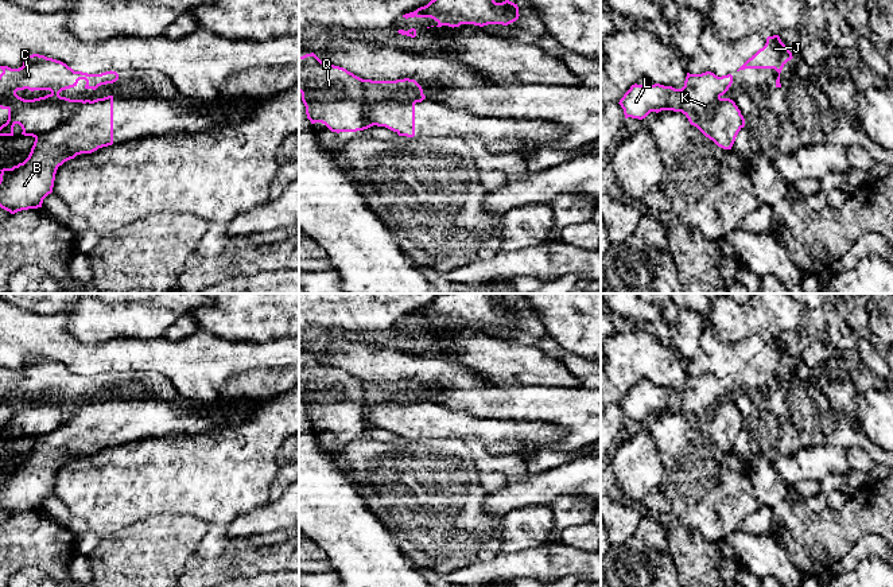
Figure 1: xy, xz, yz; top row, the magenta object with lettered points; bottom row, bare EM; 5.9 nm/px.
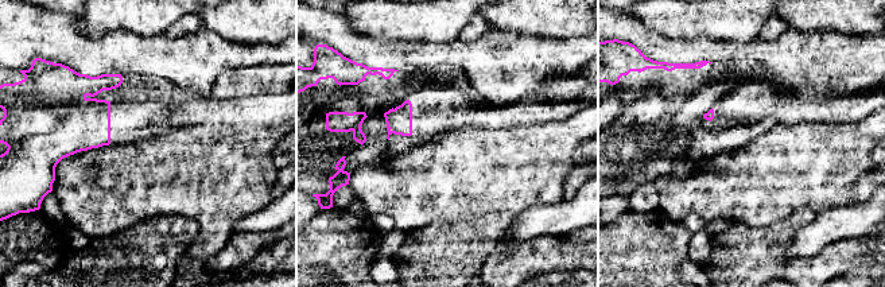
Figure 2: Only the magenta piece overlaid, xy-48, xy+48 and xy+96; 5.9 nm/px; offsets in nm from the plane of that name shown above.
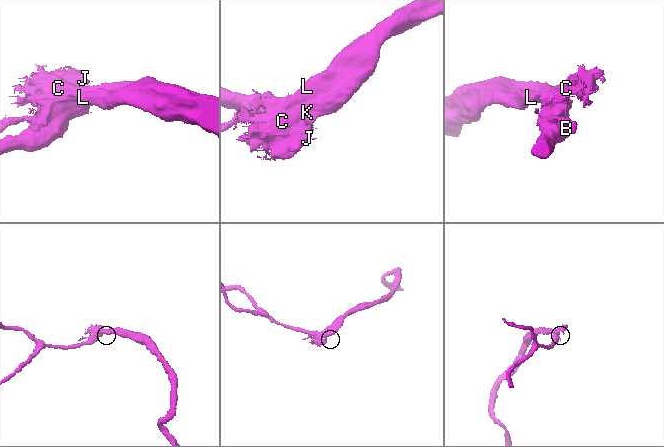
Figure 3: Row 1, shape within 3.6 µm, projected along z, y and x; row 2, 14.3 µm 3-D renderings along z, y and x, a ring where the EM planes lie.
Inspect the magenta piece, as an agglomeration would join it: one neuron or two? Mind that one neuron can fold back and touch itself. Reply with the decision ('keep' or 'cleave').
cleave

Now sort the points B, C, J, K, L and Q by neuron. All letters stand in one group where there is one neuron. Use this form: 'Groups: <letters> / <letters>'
Groups: B / C J K L Q

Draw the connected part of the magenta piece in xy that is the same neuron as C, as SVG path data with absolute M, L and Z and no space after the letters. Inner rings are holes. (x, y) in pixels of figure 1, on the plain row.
M32 355L24 359L23 368L11 370L0 368L0 409L8 412L8 421L0 428L0 438L13 438L13 428L19 425L22 436L39 439L62 427L75 417L90 401L70 401L61 399L62 392L77 388L85 381L85 390L96 392L101 386L113 385L119 381L116 373L88 376L74 373L66 365ZM18 392L50 392L51 394L24 401L16 396Z

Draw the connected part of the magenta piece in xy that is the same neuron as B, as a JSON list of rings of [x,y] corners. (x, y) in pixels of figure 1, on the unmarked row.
[[[97,401],[85,405],[81,412],[57,431],[36,439],[28,459],[12,470],[0,471],[0,509],[15,516],[42,509],[43,501],[53,494],[59,467],[81,455],[92,455],[97,448],[86,444],[94,439],[97,425]]]

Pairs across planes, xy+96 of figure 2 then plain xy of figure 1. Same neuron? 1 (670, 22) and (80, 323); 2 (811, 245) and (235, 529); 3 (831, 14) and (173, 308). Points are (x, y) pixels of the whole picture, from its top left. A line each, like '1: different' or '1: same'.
1: same
2: same
3: different

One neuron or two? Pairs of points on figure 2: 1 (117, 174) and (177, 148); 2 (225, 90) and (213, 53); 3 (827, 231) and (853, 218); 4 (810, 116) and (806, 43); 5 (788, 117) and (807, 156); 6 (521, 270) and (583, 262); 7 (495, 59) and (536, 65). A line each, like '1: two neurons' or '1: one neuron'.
1: one neuron
2: two neurons
3: one neuron
4: two neurons
5: two neurons
6: one neuron
7: one neuron

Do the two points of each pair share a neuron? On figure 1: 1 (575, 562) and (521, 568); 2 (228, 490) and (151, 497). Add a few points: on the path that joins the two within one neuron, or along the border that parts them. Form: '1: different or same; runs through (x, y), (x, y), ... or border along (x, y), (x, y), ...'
1: same; runs through (562, 562), (554, 562), (550, 566), (535, 566)
2: same; runs through (209, 490), (170, 490)

